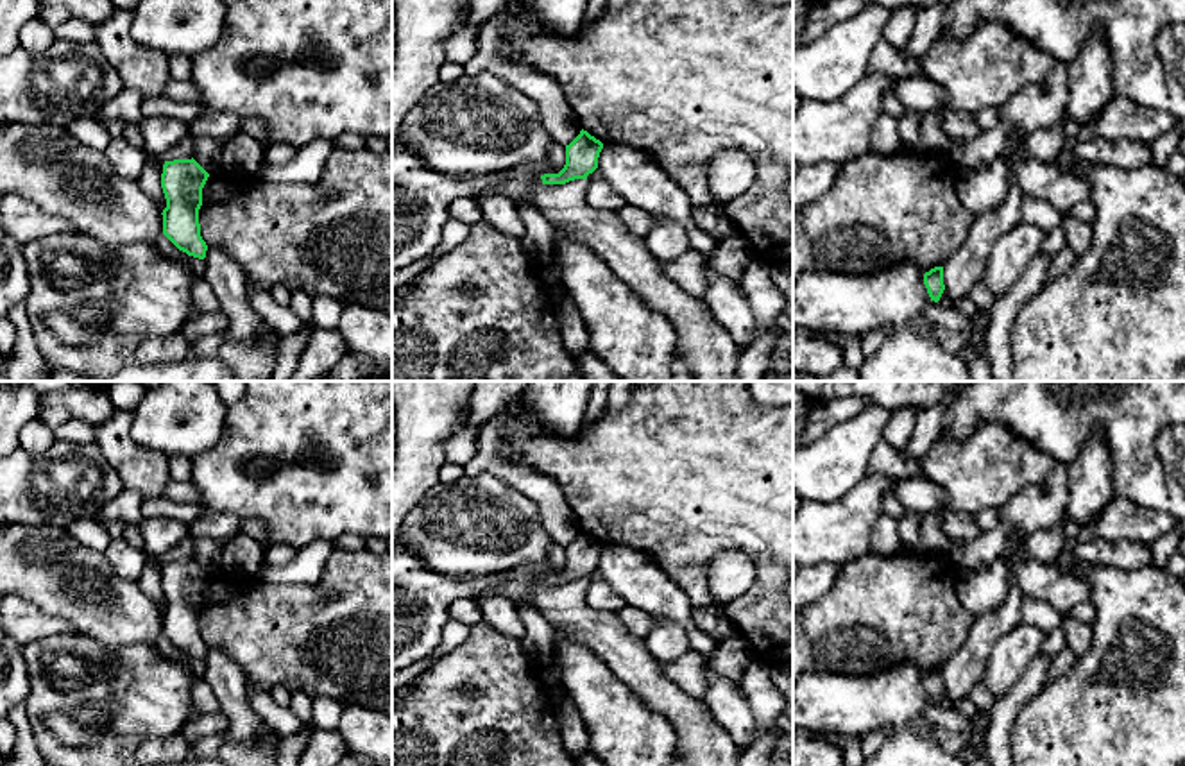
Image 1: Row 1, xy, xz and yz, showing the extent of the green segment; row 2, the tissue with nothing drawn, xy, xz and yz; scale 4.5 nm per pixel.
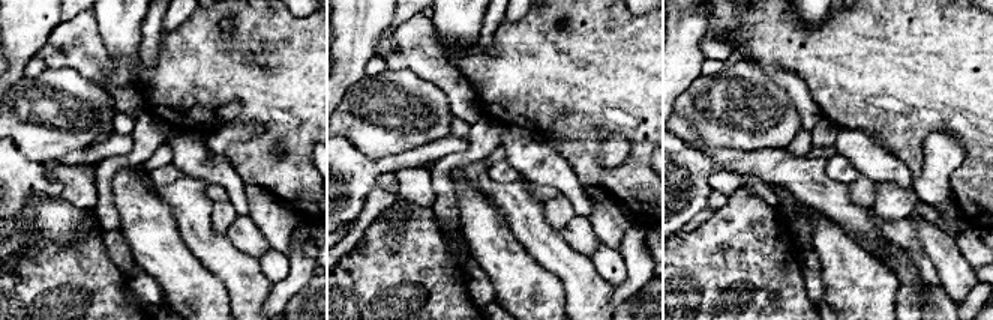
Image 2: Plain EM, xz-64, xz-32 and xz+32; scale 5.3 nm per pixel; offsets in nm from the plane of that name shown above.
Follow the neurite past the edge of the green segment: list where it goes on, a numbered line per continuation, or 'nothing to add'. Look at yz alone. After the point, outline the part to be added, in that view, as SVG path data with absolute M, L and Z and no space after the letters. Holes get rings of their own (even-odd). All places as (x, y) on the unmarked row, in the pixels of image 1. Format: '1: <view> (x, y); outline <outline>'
nothing to add

